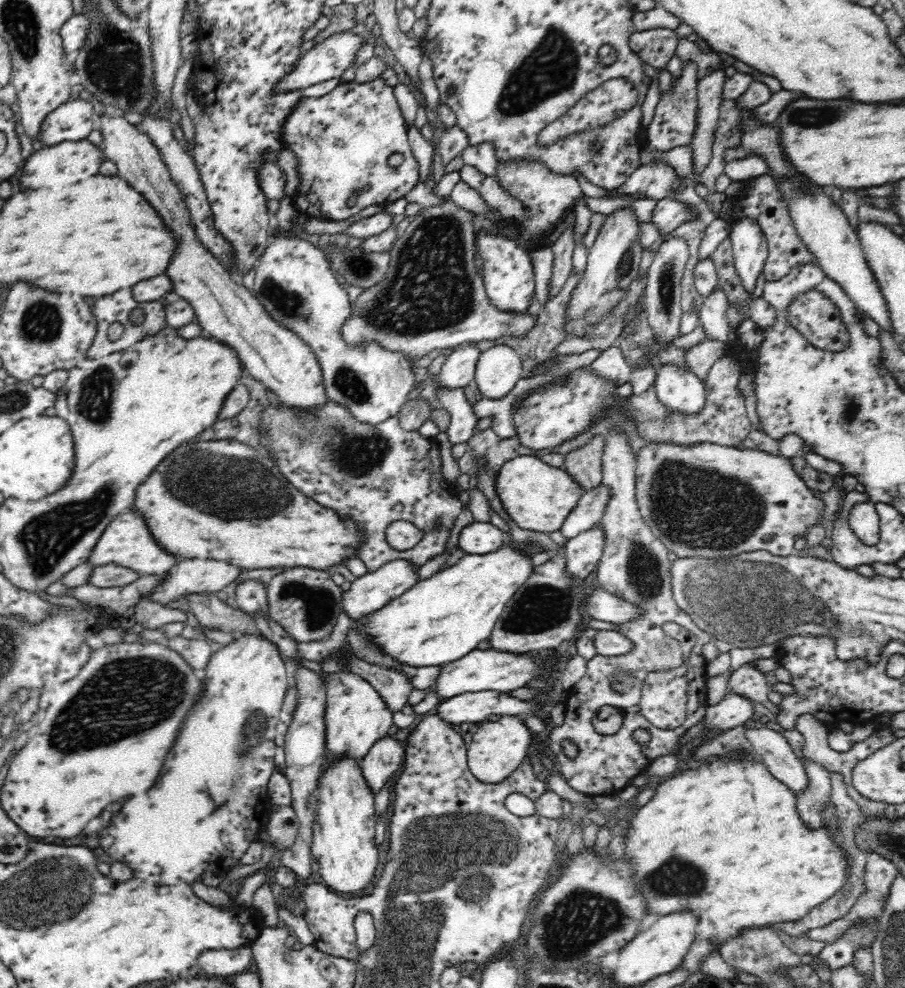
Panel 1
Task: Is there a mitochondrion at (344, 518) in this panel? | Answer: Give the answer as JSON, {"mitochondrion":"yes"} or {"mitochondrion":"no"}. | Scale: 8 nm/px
{"mitochondrion":"no"}

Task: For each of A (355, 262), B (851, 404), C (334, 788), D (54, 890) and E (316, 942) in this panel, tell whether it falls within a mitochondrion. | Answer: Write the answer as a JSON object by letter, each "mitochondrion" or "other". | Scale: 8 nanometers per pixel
{"A":"mitochondrion","B":"mitochondrion","C":"other","D":"mitochondrion","E":"other"}

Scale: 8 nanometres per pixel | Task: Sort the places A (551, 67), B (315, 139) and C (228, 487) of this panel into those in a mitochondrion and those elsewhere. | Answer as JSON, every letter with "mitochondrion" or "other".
{"A":"mitochondrion","B":"mitochondrion","C":"mitochondrion"}

